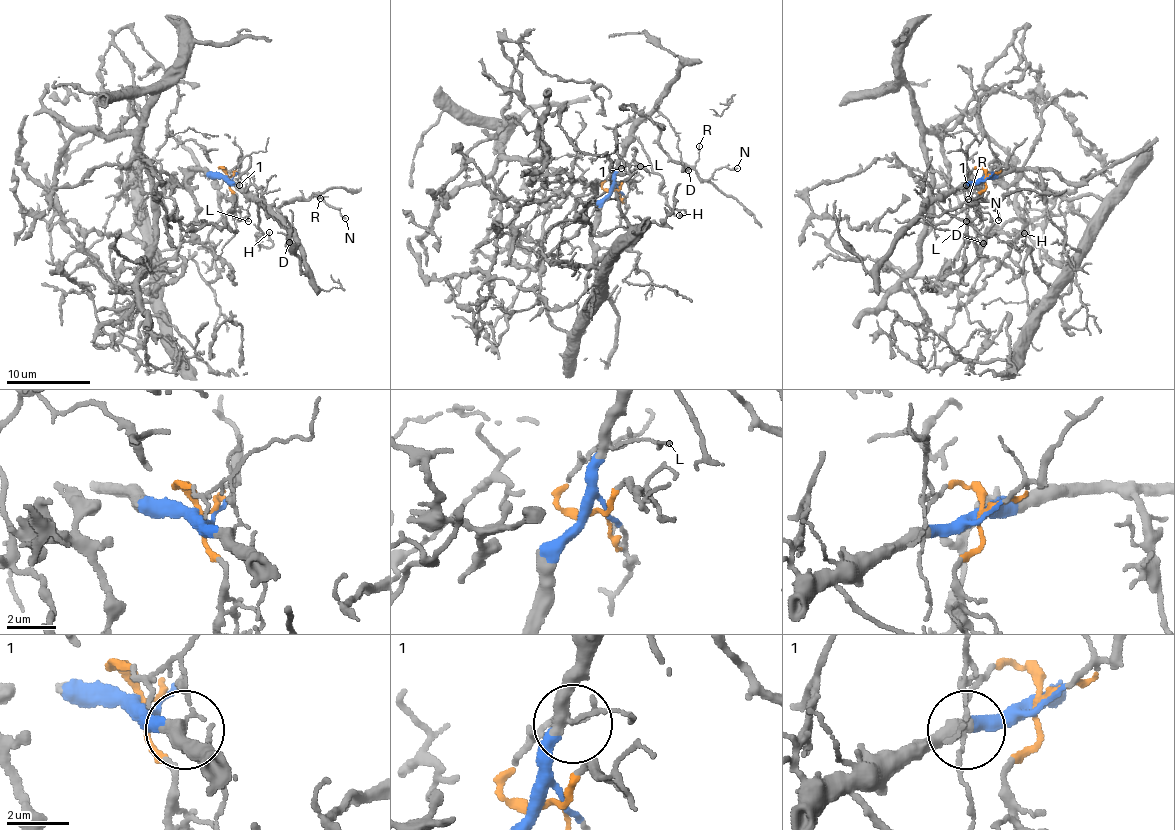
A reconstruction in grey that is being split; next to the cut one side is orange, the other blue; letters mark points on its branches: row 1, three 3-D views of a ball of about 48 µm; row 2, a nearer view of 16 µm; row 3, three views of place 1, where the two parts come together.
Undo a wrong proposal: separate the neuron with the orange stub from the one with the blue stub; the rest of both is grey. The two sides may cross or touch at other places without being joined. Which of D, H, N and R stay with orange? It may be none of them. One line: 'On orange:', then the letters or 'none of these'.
On orange: none of these

